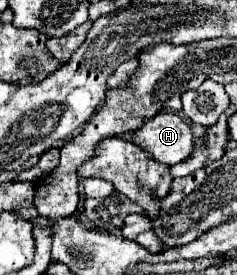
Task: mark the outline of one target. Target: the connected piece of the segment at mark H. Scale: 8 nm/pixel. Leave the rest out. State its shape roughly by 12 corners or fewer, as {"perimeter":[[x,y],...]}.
{"perimeter":[[161,112],[131,140],[167,166],[187,160],[191,126]]}

